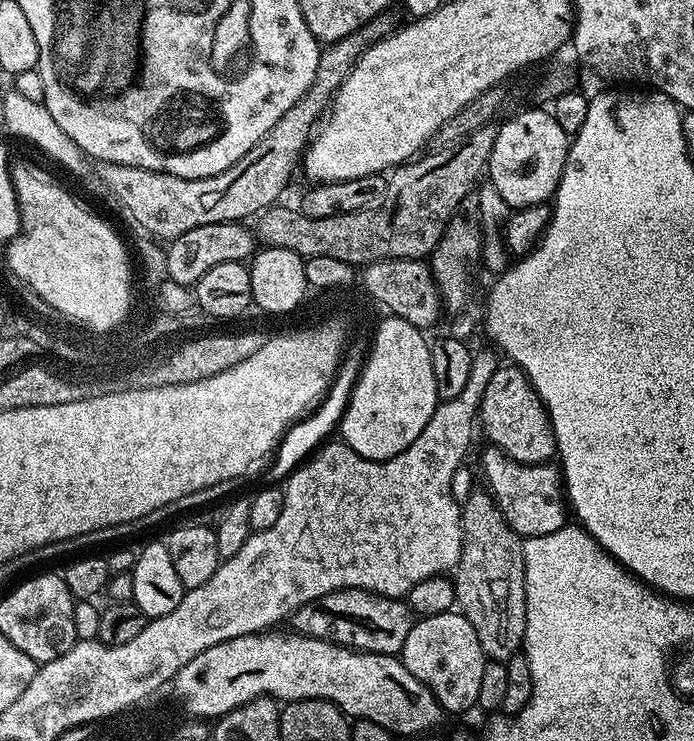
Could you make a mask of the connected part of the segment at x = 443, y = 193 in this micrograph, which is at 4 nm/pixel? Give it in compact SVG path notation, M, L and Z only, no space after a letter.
M495 127L479 128L474 130L474 134L470 134L464 140L459 140L456 144L436 148L429 156L421 155L411 162L399 165L388 180L388 192L383 198L382 206L373 206L365 208L362 212L338 214L326 218L310 218L295 207L292 209L273 206L259 213L255 221L257 222L256 228L254 227L255 235L261 245L270 248L294 250L294 254L305 258L338 258L338 262L346 262L353 266L367 266L375 260L424 260L431 257L432 252L438 246L447 223L450 222L451 215L458 208L462 198L473 192L481 183L479 182L480 176L482 180L488 167L490 150L494 150L495 137Z

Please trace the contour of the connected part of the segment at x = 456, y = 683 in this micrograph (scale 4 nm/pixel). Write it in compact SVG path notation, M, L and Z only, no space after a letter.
M459 610L419 617L413 623L410 634L406 634L398 659L404 663L406 670L410 670L410 674L414 674L414 678L418 678L418 682L432 691L445 713L468 712L477 707L486 657L474 626L470 626Z

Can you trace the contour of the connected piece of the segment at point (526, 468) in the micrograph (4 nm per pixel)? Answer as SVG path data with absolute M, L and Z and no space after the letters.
M491 446L485 447L485 452L480 456L480 472L479 475L482 477L484 475L484 480L486 483L487 491L492 493L492 497L496 499L496 504L502 510L502 514L506 518L506 522L510 525L521 538L527 538L530 536L541 536L542 534L554 534L554 530L565 527L566 520L564 520L564 512L566 516L566 489L562 483L562 476L559 471L551 463L546 464L519 464L514 462L503 450L500 448L493 448Z

